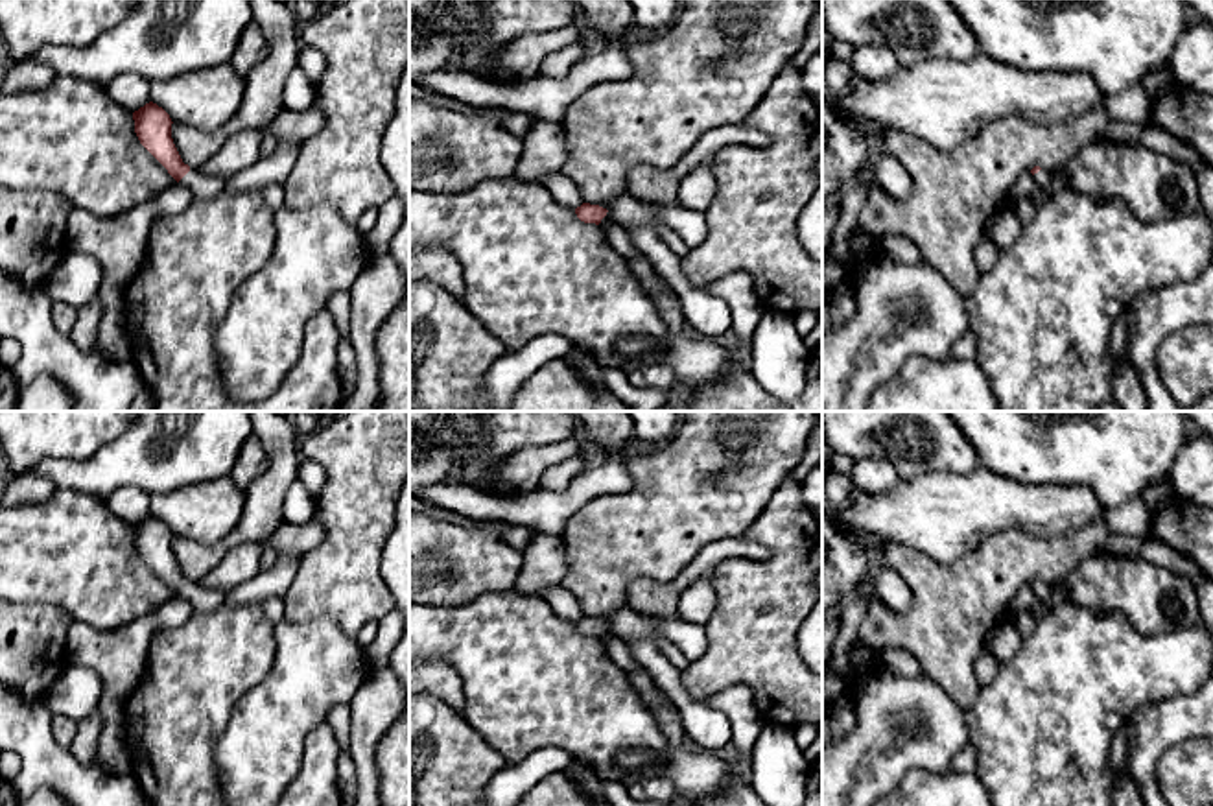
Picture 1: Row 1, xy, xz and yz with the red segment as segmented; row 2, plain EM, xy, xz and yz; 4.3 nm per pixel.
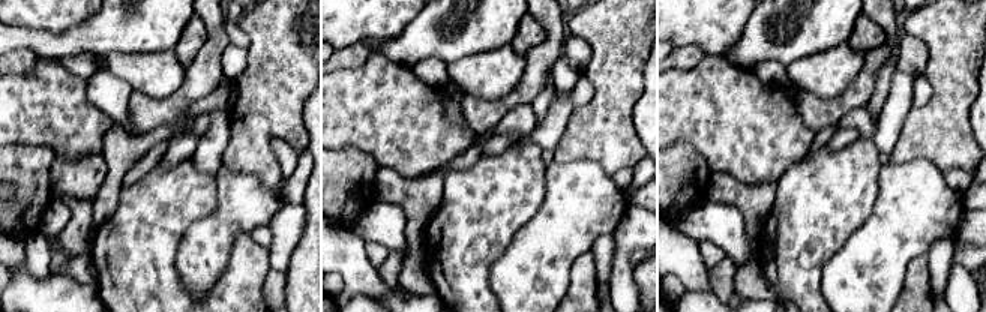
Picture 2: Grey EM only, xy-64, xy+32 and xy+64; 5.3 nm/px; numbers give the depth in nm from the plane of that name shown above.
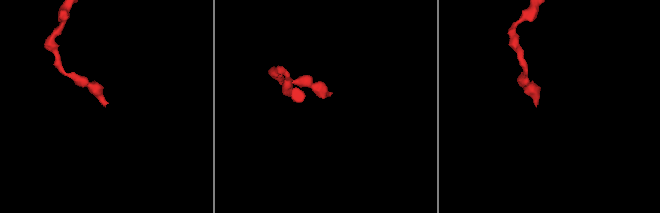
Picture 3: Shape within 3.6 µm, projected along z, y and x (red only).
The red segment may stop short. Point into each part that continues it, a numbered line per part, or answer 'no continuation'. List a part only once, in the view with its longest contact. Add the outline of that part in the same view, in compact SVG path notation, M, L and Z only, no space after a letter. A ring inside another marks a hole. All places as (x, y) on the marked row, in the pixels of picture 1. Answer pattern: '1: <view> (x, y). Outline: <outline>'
1: xy (203, 187). Outline: M190 168L179 183L192 190L195 201L206 201L225 190L227 179L219 175L206 175L201 170Z

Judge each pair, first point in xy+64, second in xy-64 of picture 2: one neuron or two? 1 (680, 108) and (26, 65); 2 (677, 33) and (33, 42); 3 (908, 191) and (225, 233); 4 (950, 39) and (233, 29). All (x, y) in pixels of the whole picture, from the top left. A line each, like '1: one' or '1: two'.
1: two
2: two
3: one
4: two

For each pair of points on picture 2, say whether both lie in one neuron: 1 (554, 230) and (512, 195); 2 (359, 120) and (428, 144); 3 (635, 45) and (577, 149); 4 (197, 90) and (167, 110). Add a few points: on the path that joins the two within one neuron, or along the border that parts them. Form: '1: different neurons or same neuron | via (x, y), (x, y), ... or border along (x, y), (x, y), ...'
1: different neurons | border along (545, 179), (545, 197), (538, 212), (512, 239)
2: same neuron | via (375, 120), (398, 120), (411, 134)
3: same neuron | via (617, 71), (614, 102), (610, 114), (601, 123)
4: same neuron | via (189, 92), (174, 107)

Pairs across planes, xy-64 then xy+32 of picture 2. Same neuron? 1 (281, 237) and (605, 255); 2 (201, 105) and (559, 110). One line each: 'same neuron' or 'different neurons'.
1: different neurons
2: different neurons

